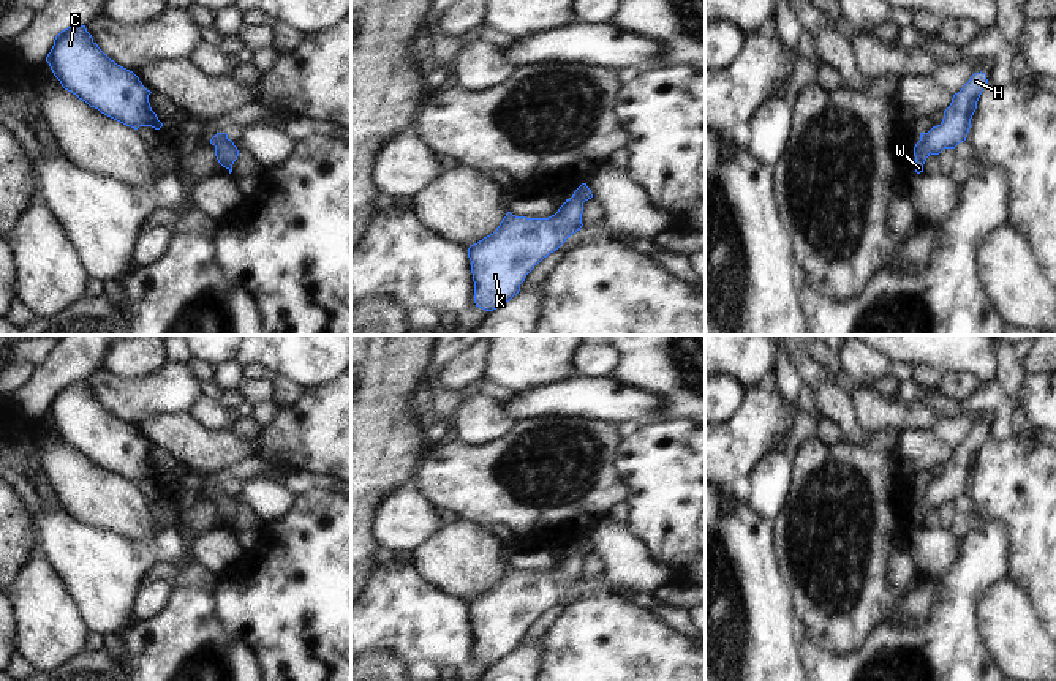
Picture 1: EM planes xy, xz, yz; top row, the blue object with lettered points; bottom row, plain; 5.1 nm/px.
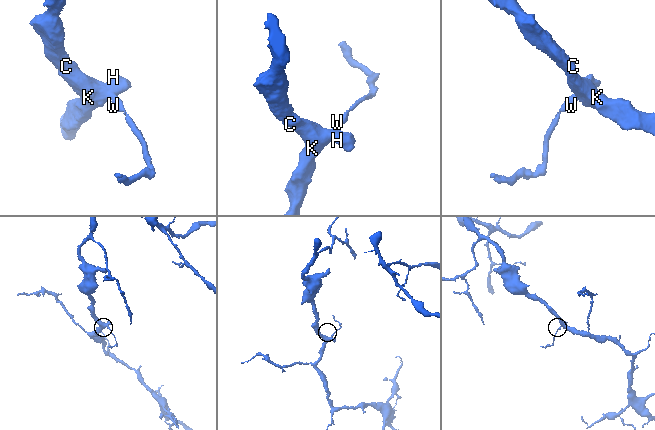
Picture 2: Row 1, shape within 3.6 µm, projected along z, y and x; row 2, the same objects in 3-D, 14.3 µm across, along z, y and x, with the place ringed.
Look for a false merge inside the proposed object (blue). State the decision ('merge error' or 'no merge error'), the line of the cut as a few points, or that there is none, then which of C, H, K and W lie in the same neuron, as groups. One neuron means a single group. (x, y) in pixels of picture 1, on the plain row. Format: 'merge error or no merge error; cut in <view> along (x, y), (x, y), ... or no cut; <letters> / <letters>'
no merge error; no cut; C H K W

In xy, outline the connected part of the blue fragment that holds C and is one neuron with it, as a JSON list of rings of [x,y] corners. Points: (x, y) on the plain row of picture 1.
[[[85,379],[62,384],[46,416],[65,444],[101,468],[134,483],[163,480],[149,457],[152,446],[133,425],[111,414]]]

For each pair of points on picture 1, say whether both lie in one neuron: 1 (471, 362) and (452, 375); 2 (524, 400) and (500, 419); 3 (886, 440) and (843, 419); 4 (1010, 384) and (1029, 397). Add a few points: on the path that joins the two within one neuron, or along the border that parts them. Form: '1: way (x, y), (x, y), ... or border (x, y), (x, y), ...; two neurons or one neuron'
1: way (467, 367), (457, 373); one neuron
2: border (498, 402), (516, 422); two neurons
3: border (865, 433), (857, 440), (849, 440); two neurons
4: border (1026, 375), (1022, 384), (1020, 405), (1028, 416); two neurons

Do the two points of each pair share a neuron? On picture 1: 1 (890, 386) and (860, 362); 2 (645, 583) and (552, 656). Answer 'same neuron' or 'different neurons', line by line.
1: same neuron
2: different neurons

